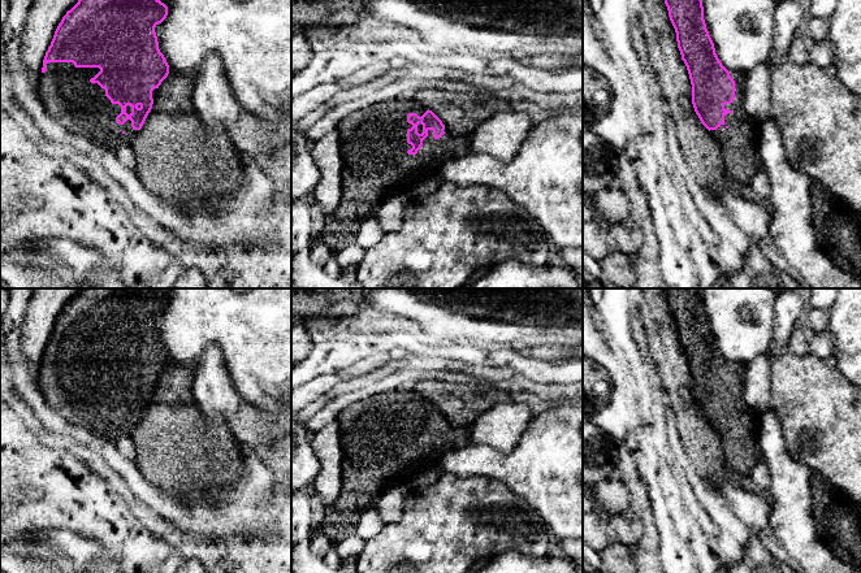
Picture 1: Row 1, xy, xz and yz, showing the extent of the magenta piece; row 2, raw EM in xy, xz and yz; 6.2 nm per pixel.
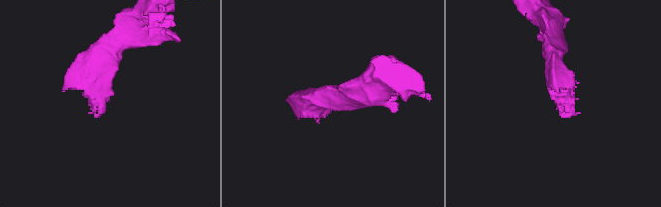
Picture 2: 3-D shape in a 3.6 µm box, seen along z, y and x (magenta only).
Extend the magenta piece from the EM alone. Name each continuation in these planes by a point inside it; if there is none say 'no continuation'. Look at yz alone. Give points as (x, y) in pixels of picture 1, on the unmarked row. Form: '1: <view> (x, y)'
1: yz (739, 435)

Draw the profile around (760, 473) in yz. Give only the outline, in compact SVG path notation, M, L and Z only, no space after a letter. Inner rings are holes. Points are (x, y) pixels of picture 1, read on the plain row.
M763 461L758 463L750 473L750 478L754 481L754 483L762 490L770 492L770 476L769 476L769 468Z

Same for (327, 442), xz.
M336 421L329 422L317 433L311 434L311 443L320 465L312 491L328 508L334 505L342 487L342 469L339 466L342 451L338 424Z

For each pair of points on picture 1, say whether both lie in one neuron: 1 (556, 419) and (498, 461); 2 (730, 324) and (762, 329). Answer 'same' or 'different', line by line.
1: same
2: same

